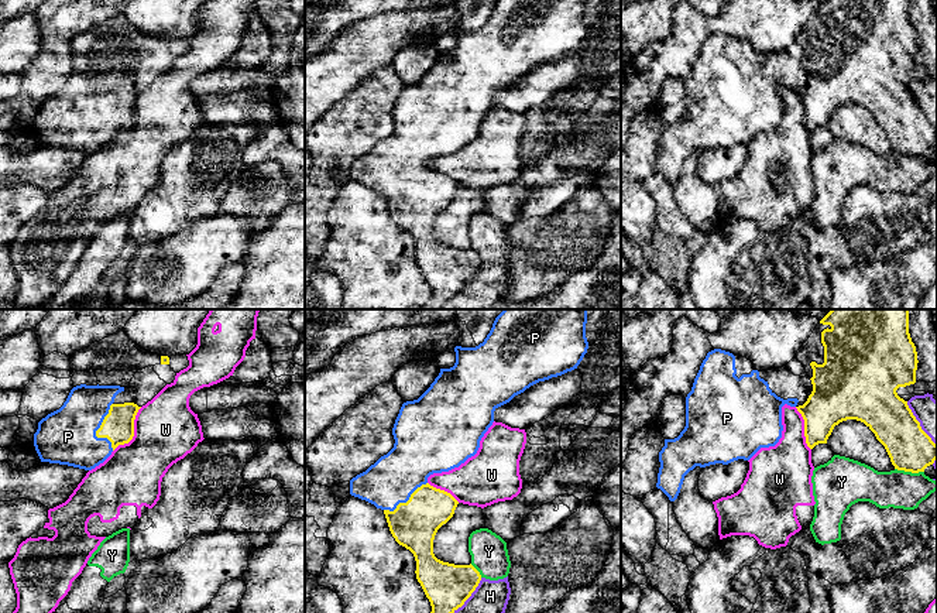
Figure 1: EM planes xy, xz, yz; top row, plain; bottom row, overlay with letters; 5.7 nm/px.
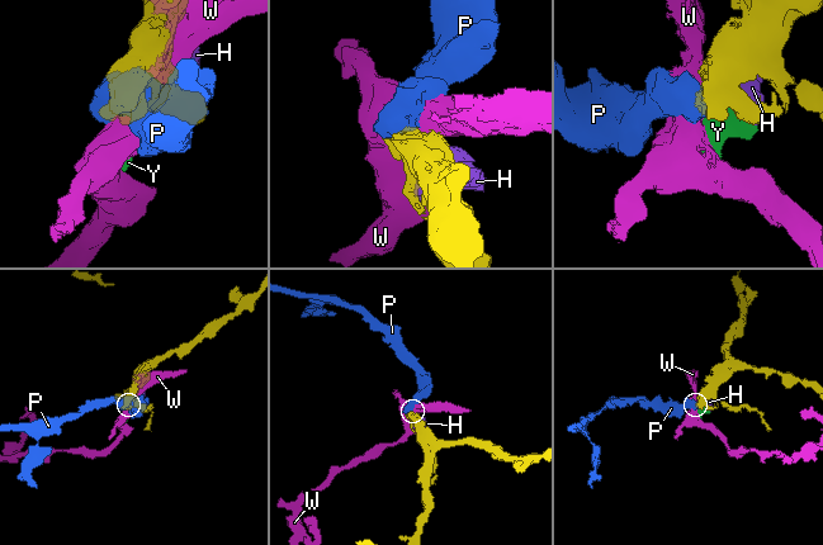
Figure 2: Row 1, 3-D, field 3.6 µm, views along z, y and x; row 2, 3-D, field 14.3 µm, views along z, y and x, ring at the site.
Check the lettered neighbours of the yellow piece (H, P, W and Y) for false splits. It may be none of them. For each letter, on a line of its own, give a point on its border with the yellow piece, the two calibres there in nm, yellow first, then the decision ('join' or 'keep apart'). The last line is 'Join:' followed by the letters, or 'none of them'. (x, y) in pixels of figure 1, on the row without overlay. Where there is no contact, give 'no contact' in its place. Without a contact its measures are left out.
H: contact xz (463, 287); calibres 260 and 220 nm; keep apart
P: contact xy (98, 113); calibres 180 and 320 nm; join
W: contact xy (133, 116); calibres 180 and 360 nm; keep apart
Y: contact yz (909, 154); calibres 260 and 220 nm; keep apart
Join: P

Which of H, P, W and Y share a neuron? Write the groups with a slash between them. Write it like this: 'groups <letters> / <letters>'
groups H Y / P / W

